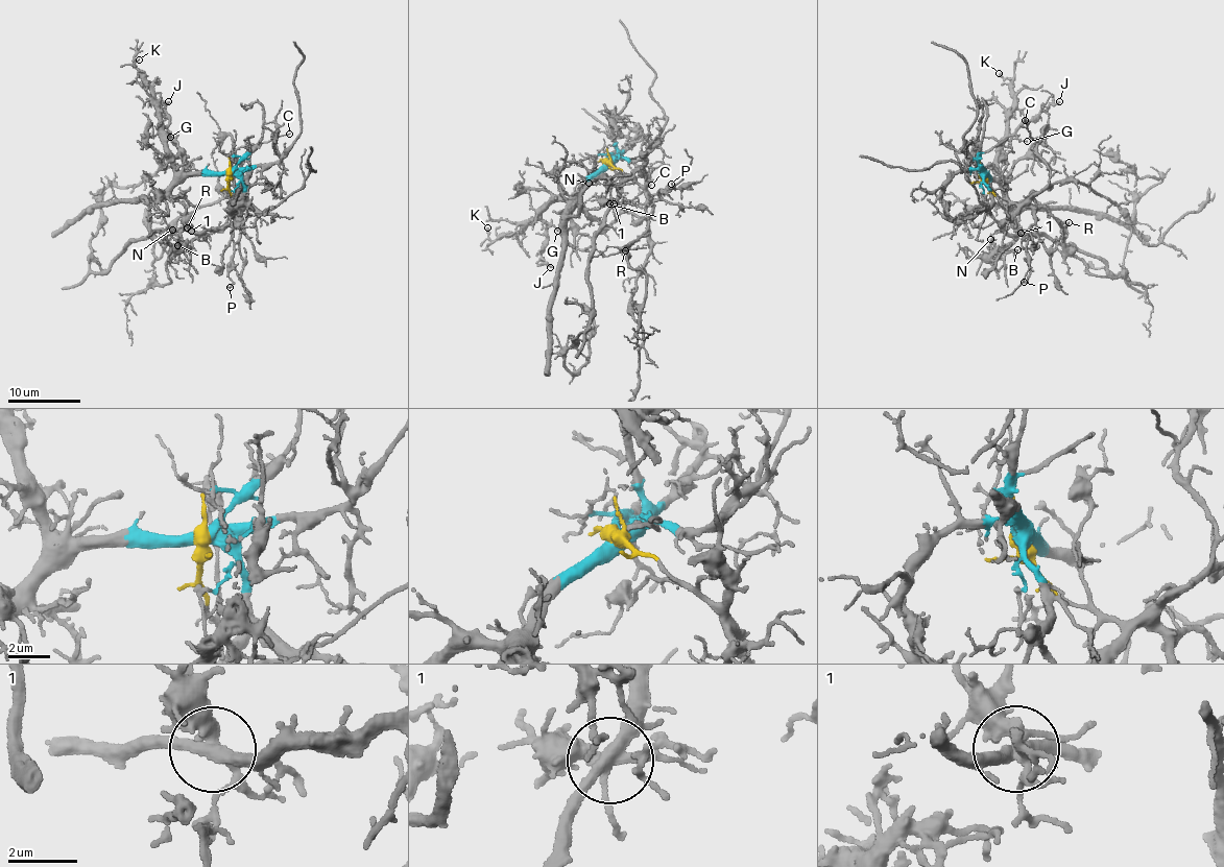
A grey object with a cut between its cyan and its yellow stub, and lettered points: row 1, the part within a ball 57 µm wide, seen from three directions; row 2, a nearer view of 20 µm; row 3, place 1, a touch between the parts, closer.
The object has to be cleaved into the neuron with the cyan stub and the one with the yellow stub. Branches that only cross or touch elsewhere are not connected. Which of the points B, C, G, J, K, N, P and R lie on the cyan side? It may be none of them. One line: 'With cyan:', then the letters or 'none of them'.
With cyan: B, G, J, K, N

